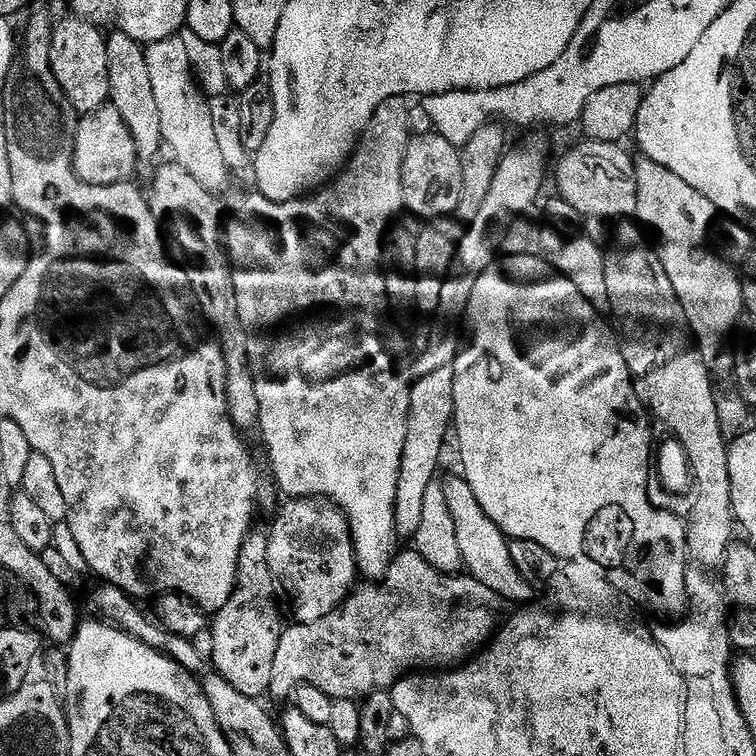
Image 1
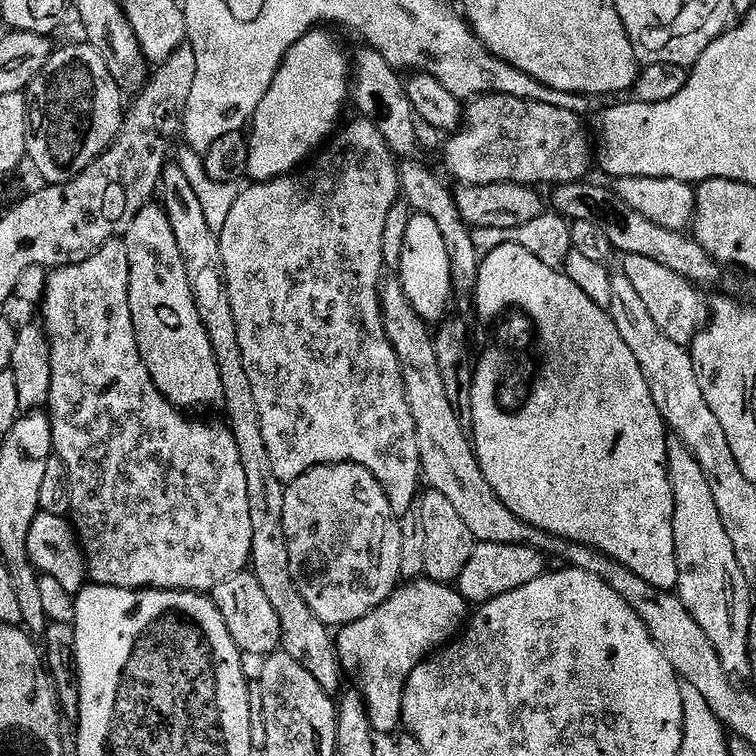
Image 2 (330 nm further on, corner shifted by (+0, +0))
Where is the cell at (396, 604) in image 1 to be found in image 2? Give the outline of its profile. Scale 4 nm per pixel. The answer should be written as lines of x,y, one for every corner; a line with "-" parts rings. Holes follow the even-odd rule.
427,578
409,579
401,583
396,591
390,594
386,602
363,616
358,622
343,625
339,629
340,637
335,637
334,648
340,651
340,664
348,672
356,675
358,691
364,698
368,711
368,721
373,733
392,732
401,727
402,698
406,690
406,682
410,674
423,660
428,659
433,652
445,647
465,627
470,616
470,605
464,595
452,584
440,584
437,580

